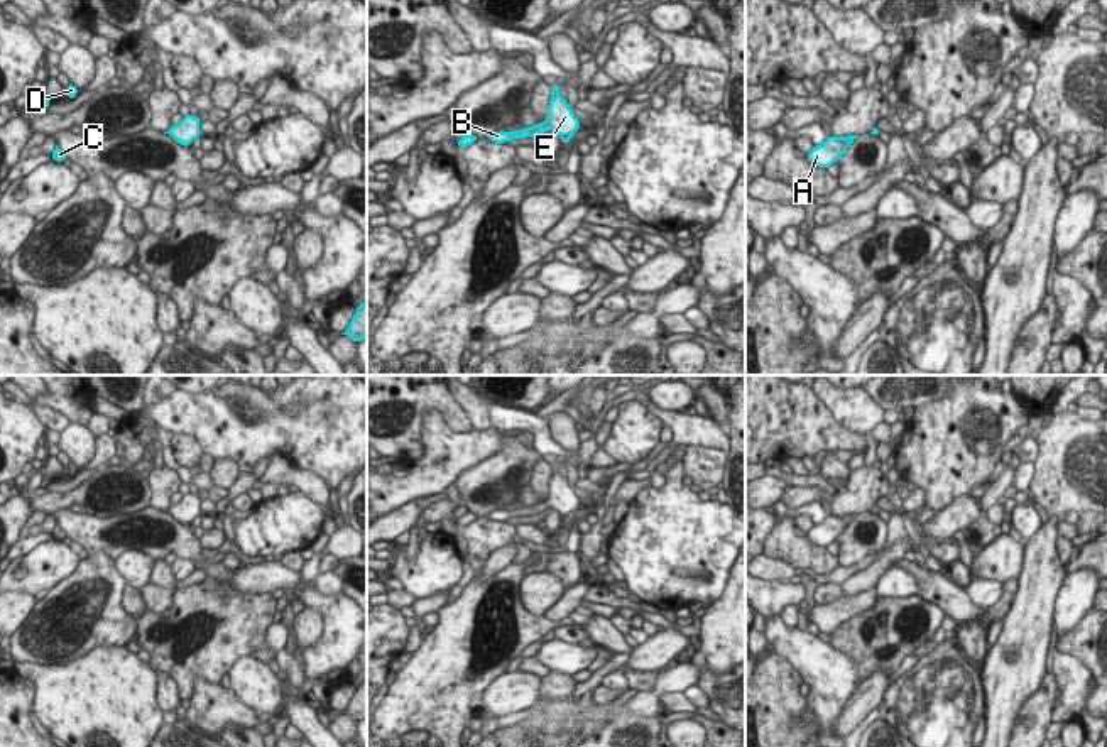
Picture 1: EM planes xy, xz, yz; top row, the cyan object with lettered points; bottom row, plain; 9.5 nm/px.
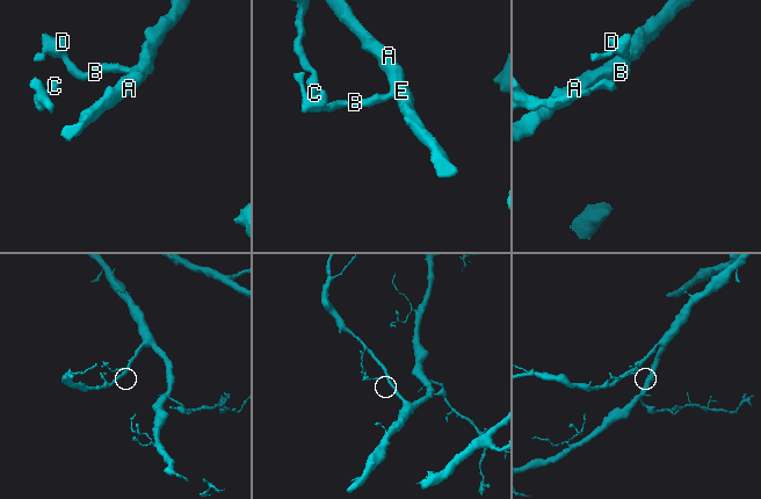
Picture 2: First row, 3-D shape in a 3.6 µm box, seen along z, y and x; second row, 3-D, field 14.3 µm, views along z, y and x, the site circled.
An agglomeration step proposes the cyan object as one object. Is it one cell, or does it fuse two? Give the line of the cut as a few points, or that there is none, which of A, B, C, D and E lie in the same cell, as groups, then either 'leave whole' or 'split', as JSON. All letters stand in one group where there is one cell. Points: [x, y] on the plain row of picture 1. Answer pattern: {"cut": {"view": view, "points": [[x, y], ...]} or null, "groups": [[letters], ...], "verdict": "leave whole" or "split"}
{"cut": null, "groups": [["A", "B", "C", "D", "E"]], "verdict": "leave whole"}

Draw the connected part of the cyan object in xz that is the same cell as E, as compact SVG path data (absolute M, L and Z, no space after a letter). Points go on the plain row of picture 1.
M559 463L551 465L551 480L548 483L548 499L524 507L524 509L515 509L515 510L492 510L487 517L490 521L504 522L512 517L526 517L526 515L536 515L539 512L544 512L546 509L554 509L559 512L561 521L568 524L568 519L571 514L576 510L576 507L581 505L580 500L576 499L575 492L568 485L566 478L559 475Z

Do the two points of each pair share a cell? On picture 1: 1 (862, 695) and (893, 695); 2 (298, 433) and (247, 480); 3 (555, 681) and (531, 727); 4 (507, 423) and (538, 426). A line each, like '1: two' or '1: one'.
1: two
2: two
3: two
4: one

